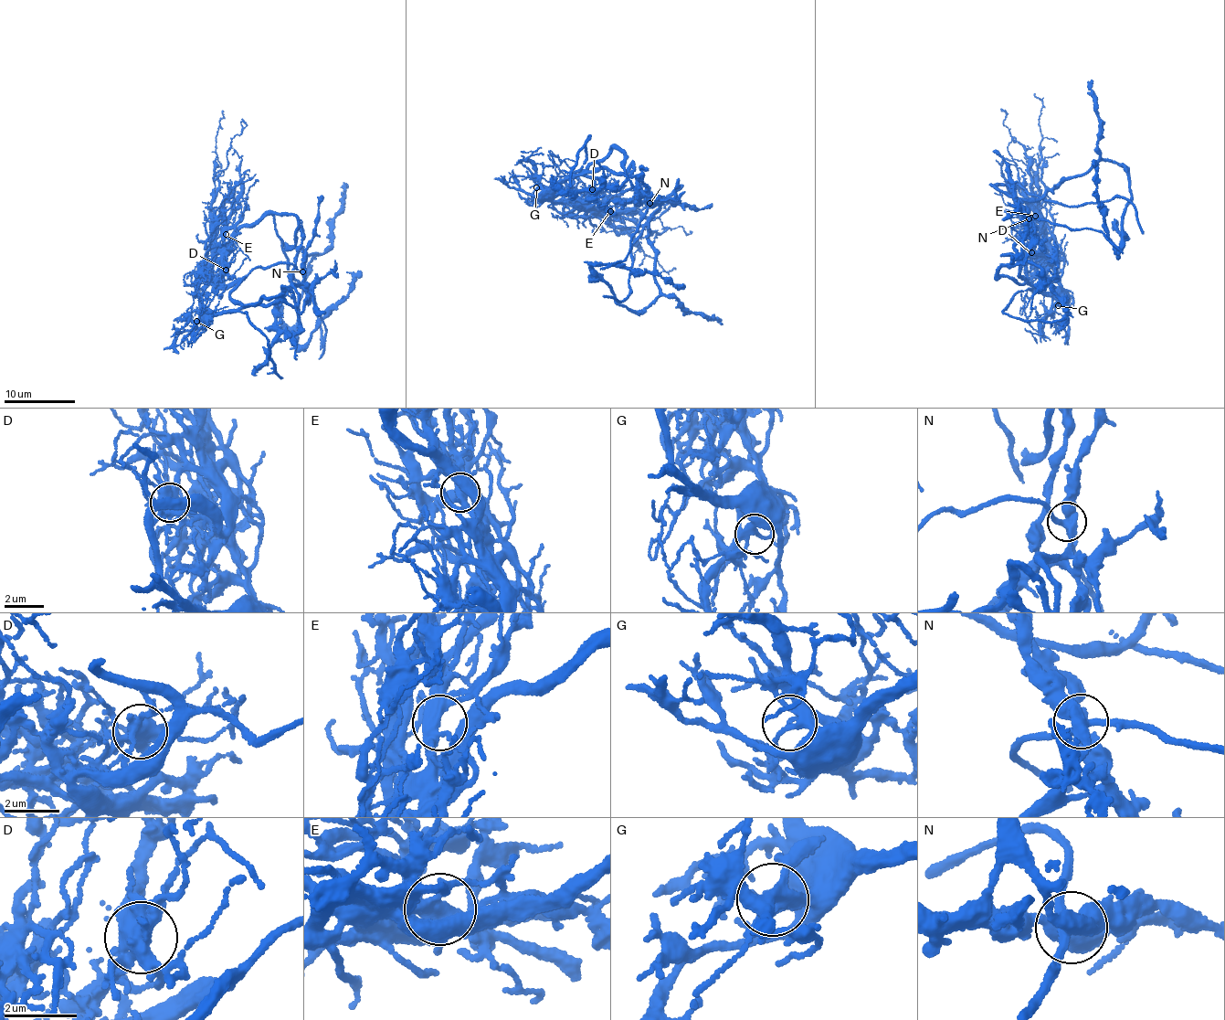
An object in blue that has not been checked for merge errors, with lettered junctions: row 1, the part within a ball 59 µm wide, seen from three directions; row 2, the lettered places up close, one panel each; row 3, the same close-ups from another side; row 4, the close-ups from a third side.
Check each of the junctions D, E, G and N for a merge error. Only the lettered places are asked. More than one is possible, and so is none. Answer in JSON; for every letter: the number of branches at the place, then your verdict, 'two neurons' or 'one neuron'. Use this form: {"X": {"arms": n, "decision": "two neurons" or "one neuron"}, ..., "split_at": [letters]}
{"D": {"arms": 8, "decision": "two neurons"}, "E": {"arms": 4, "decision": "two neurons"}, "G": {"arms": 4, "decision": "one neuron"}, "N": {"arms": 4, "decision": "one neuron"}, "split_at": ["D", "E"]}

